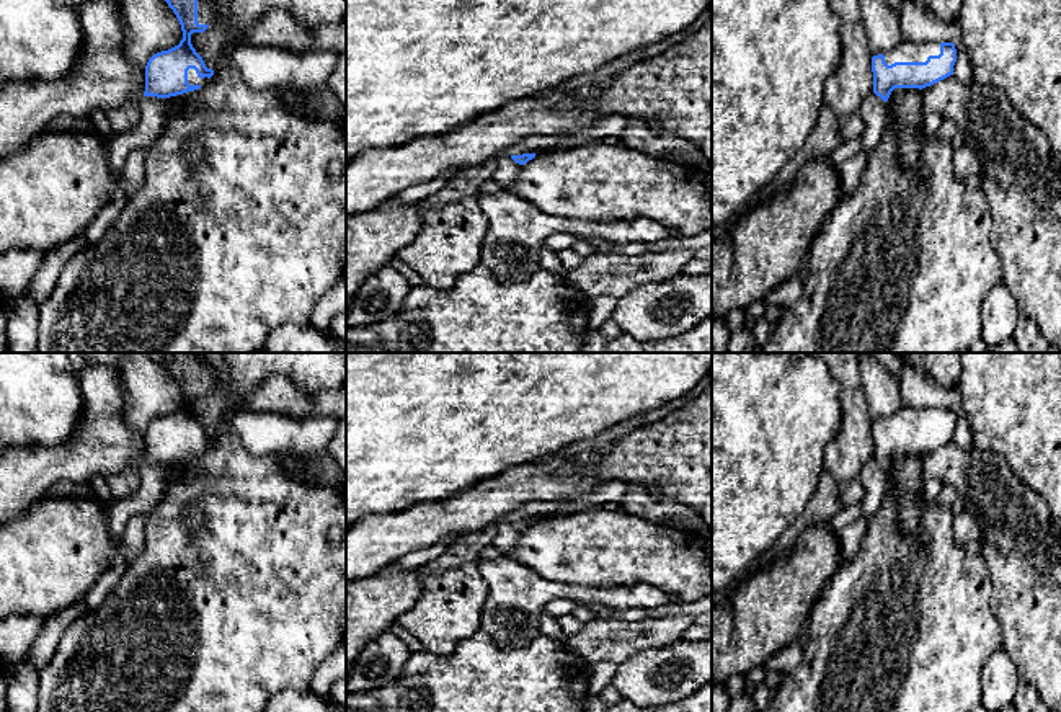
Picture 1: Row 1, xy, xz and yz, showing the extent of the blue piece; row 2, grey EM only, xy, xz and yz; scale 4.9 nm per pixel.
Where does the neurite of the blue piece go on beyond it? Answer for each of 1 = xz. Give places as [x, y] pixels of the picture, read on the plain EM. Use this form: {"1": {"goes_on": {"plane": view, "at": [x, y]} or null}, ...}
{"1": {"goes_on": null}}

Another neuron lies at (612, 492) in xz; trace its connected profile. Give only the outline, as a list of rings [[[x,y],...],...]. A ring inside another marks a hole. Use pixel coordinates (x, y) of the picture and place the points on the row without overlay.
[[[612,480],[575,500],[530,503],[517,510],[514,516],[506,521],[547,519],[583,513],[588,510],[602,508],[606,503],[622,503],[625,492],[627,483],[620,480]]]

